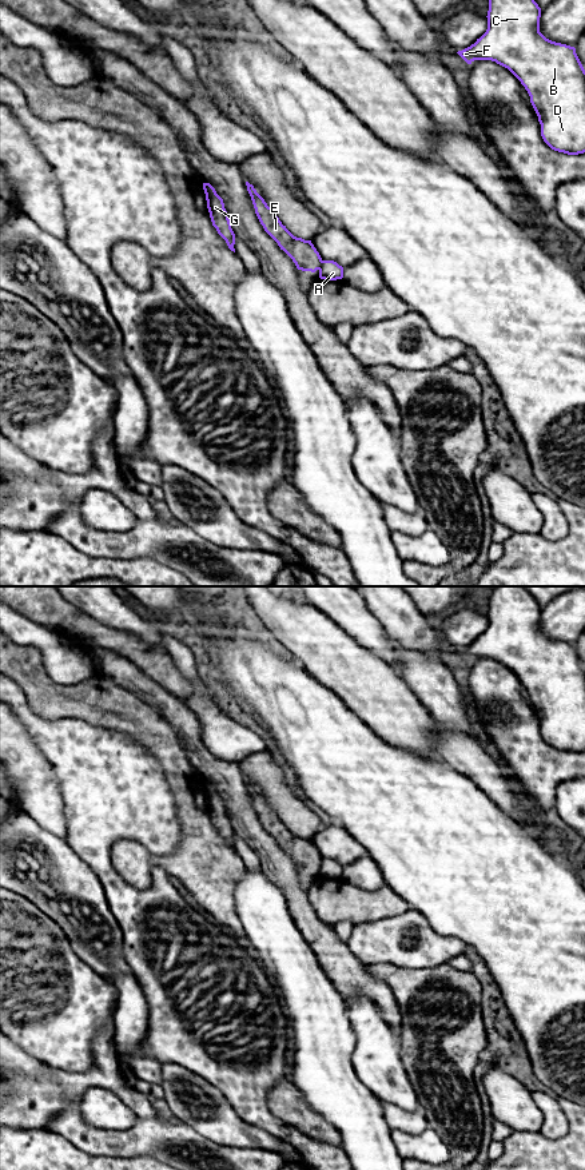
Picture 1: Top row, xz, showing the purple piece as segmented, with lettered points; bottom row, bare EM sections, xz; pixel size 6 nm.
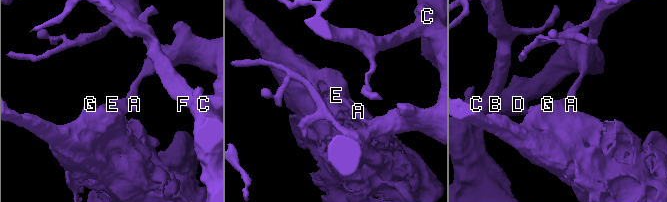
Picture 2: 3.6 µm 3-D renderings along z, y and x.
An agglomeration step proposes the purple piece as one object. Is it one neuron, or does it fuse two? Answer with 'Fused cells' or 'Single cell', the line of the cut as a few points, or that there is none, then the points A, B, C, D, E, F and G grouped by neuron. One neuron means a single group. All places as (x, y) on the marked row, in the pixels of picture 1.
Fused cells. Split along xz (322, 261), (318, 269). Groups: A B C D F / E G

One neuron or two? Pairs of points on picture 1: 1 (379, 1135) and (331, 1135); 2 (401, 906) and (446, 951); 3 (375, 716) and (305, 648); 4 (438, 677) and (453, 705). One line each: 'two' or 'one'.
1: two
2: two
3: one
4: one

